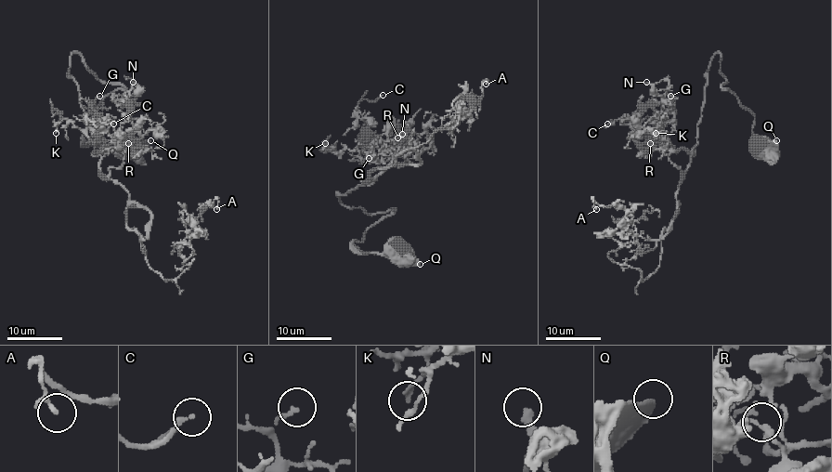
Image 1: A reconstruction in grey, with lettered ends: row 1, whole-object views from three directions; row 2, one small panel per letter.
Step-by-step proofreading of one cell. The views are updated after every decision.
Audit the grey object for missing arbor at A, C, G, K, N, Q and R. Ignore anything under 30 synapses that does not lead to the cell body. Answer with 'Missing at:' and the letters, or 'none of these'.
Missing at: none of these

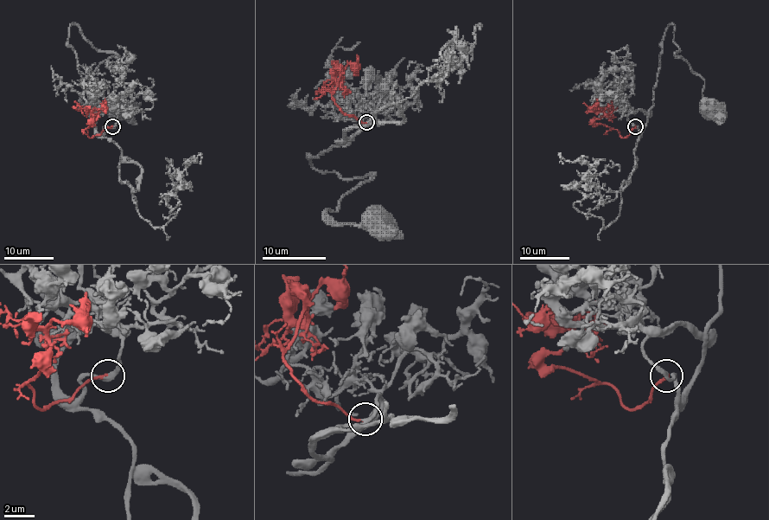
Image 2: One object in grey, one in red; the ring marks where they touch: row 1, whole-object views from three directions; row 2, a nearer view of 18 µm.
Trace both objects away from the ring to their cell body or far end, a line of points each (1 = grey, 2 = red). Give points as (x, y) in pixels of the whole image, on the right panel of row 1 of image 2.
1: (636, 127), (627, 117), (652, 105), (670, 24), (676, 55), (704, 81), (710, 116), (712, 110)
2: (636, 127), (623, 138), (616, 129), (595, 122), (605, 114), (590, 108), (597, 99)

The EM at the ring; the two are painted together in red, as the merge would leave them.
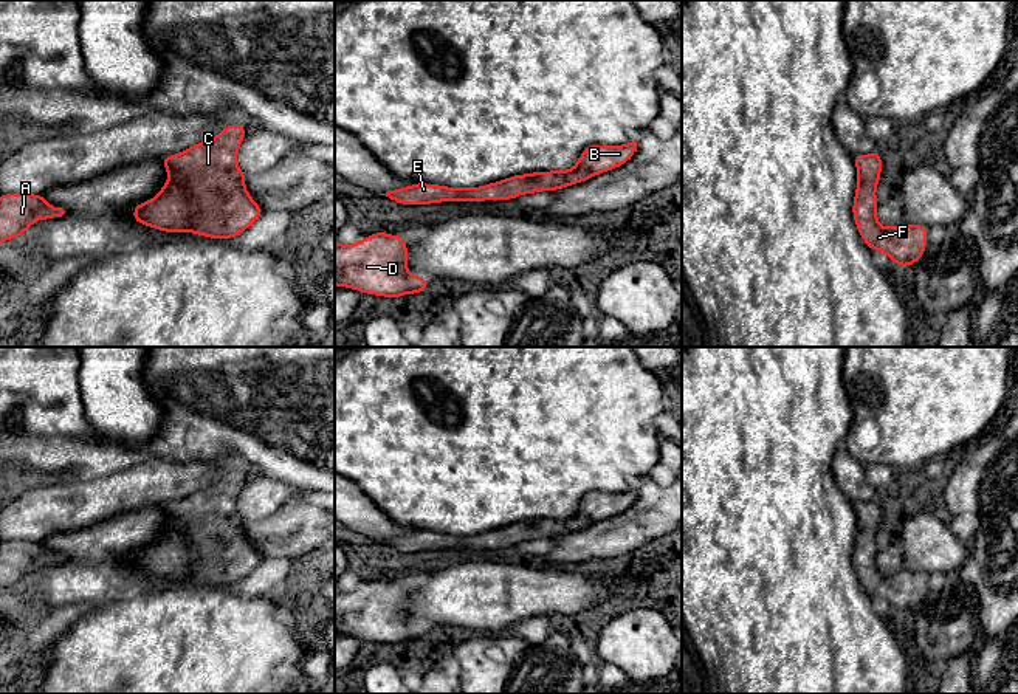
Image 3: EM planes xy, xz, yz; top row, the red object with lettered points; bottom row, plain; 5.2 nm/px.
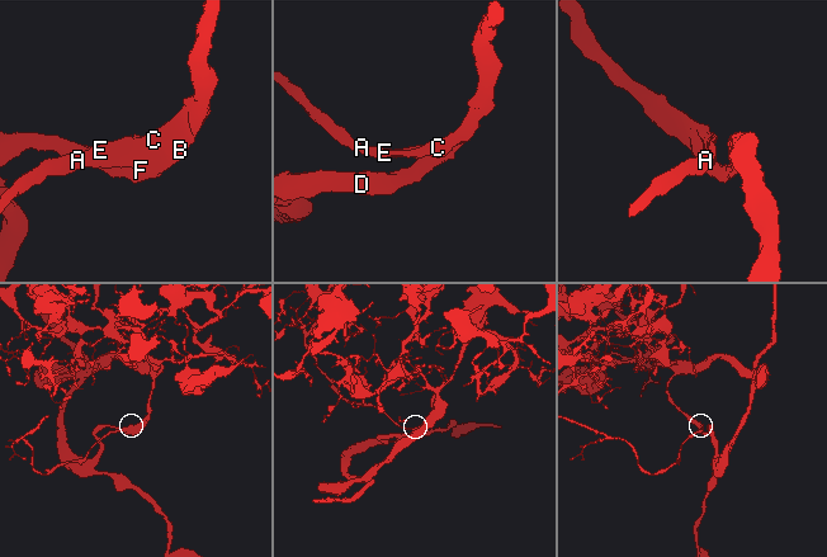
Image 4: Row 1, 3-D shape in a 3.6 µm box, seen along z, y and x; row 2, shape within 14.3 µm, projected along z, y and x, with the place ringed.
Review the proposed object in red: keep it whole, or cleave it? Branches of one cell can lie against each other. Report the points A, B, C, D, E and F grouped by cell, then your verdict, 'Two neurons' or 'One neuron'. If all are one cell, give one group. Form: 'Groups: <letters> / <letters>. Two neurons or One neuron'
Groups: A B C D E F. One neuron

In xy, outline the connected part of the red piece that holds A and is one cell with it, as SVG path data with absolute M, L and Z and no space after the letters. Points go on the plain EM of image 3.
M0 541L0 590L20 584L36 567L64 561L62 555L53 555L42 541Z

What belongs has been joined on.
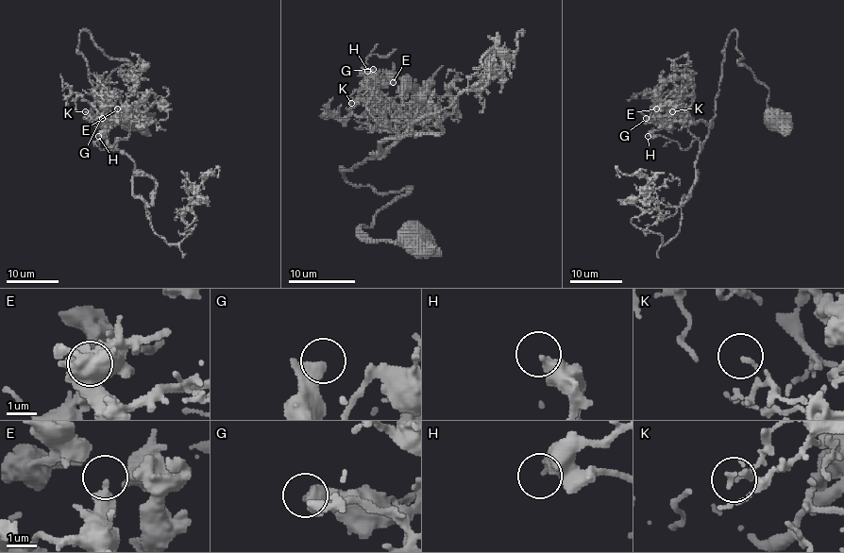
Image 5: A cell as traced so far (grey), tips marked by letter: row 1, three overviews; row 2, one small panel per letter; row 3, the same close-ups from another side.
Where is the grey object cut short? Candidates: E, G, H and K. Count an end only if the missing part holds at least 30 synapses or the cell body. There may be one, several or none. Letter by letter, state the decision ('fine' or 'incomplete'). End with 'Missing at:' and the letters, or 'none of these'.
E: fine
G: fine
H: fine
K: fine
Missing at: none of these

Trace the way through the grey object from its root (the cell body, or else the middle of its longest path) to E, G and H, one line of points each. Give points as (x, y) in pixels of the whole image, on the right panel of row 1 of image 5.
E: (777, 120), (769, 91), (738, 62), (735, 31), (708, 123), (649, 119), (656, 108)
G: (777, 120), (769, 91), (738, 62), (735, 31), (708, 123), (687, 122), (687, 112), (646, 118)
H: (777, 120), (769, 91), (738, 62), (733, 31), (715, 116), (687, 122), (668, 112), (670, 123), (648, 136)

